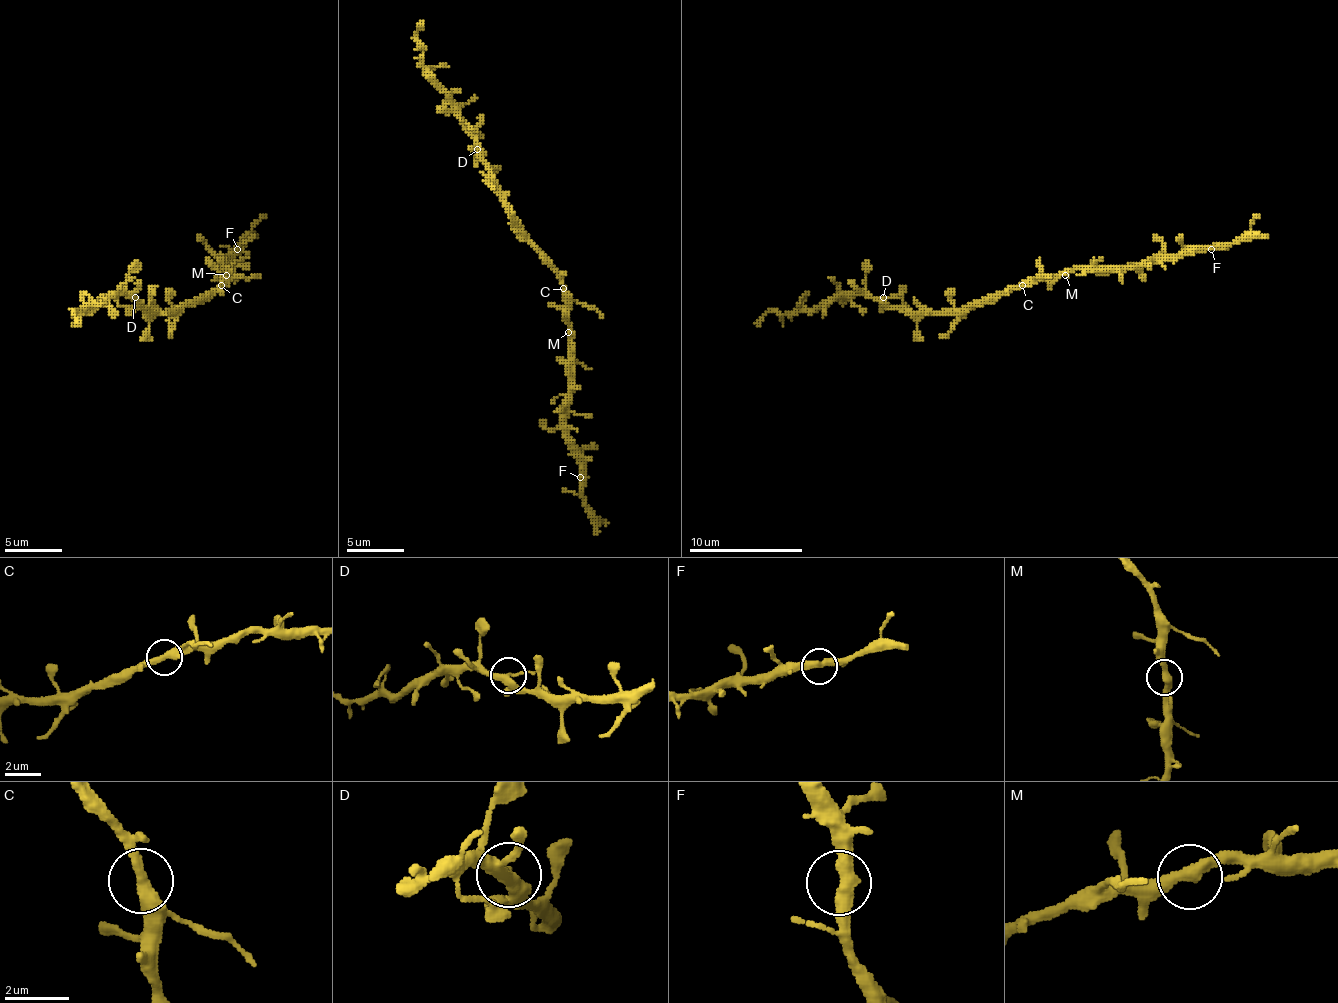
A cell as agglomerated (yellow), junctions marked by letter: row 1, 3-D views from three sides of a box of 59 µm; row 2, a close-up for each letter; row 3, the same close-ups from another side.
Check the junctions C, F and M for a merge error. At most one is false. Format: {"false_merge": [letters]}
{"false_merge": []}

